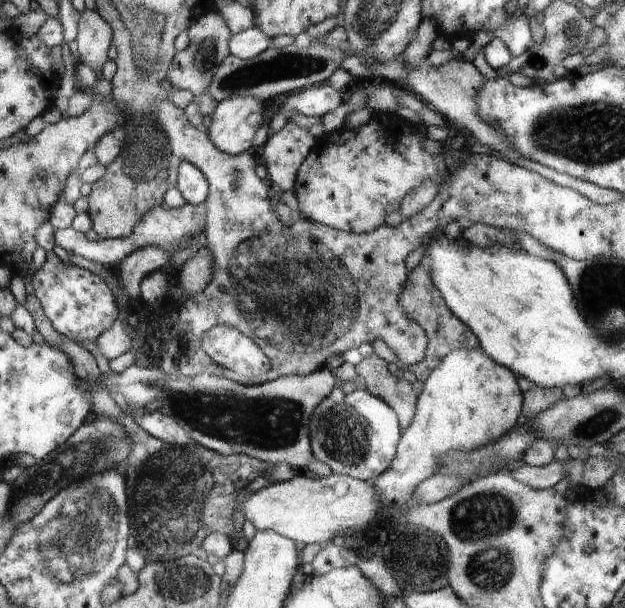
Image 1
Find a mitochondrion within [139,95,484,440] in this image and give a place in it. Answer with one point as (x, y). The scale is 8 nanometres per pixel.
(311, 312)

